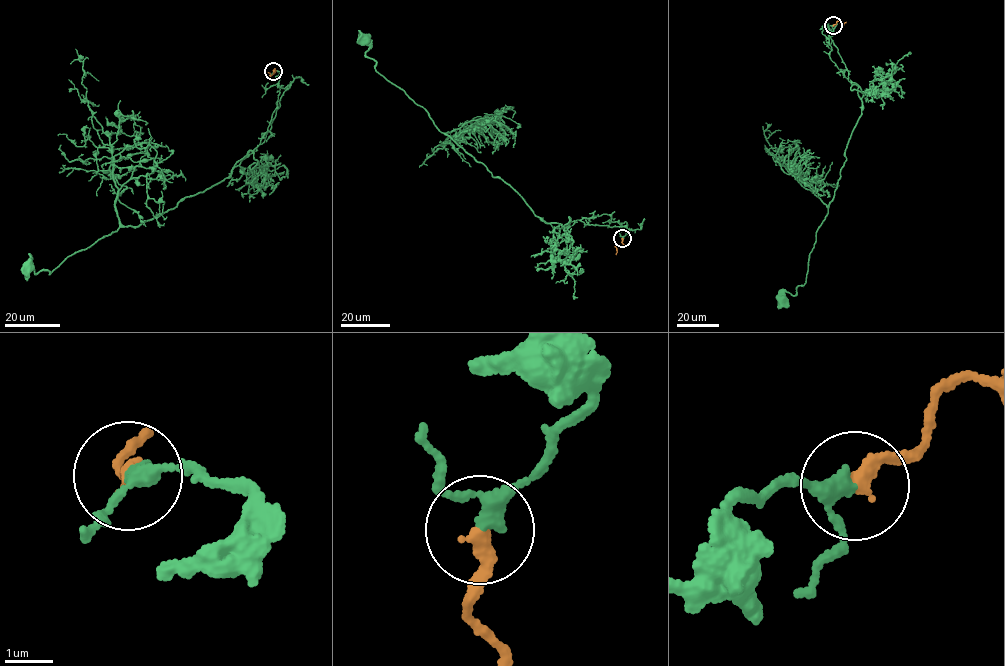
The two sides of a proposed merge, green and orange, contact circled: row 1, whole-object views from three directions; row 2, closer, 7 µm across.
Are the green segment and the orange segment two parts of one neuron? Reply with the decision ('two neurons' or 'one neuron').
one neuron

